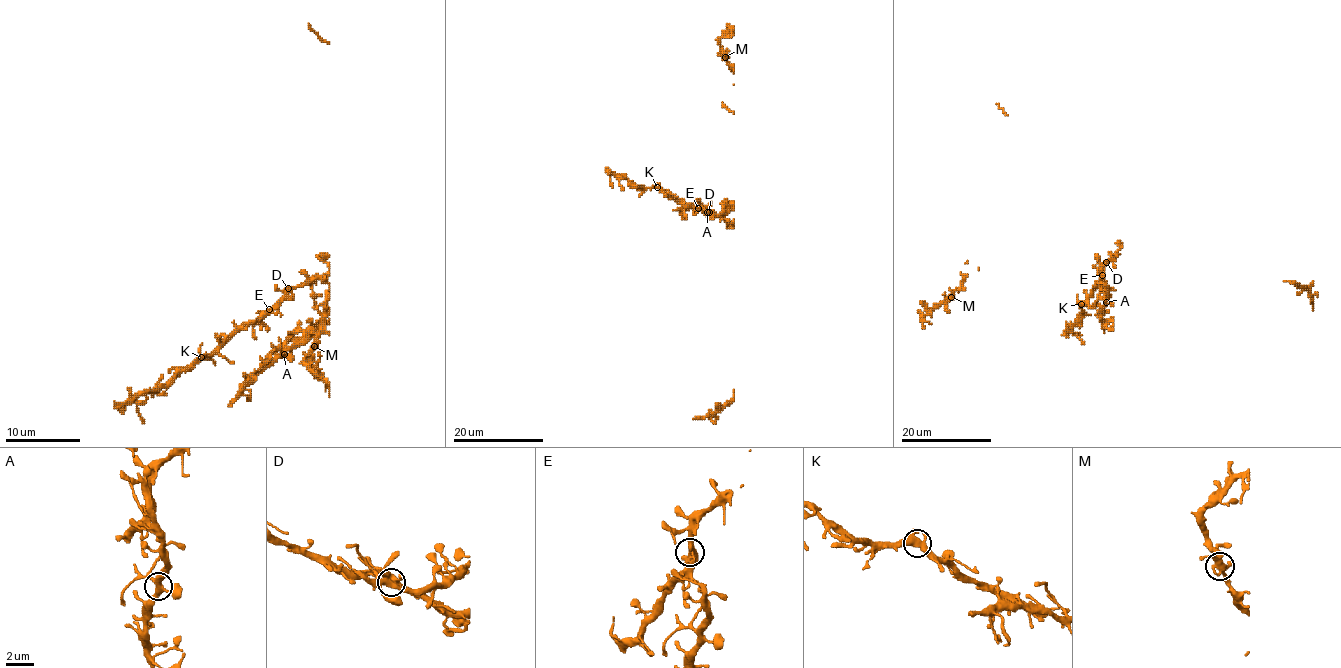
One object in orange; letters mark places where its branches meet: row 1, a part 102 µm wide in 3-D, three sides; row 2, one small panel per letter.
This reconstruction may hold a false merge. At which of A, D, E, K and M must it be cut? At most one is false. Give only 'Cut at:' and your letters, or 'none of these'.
Cut at: none of these

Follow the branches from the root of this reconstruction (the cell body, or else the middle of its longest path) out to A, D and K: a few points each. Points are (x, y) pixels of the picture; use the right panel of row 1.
A: (1103, 277), (1106, 302)
D: (1103, 277), (1106, 262)
K: (1103, 277), (1081, 304)

